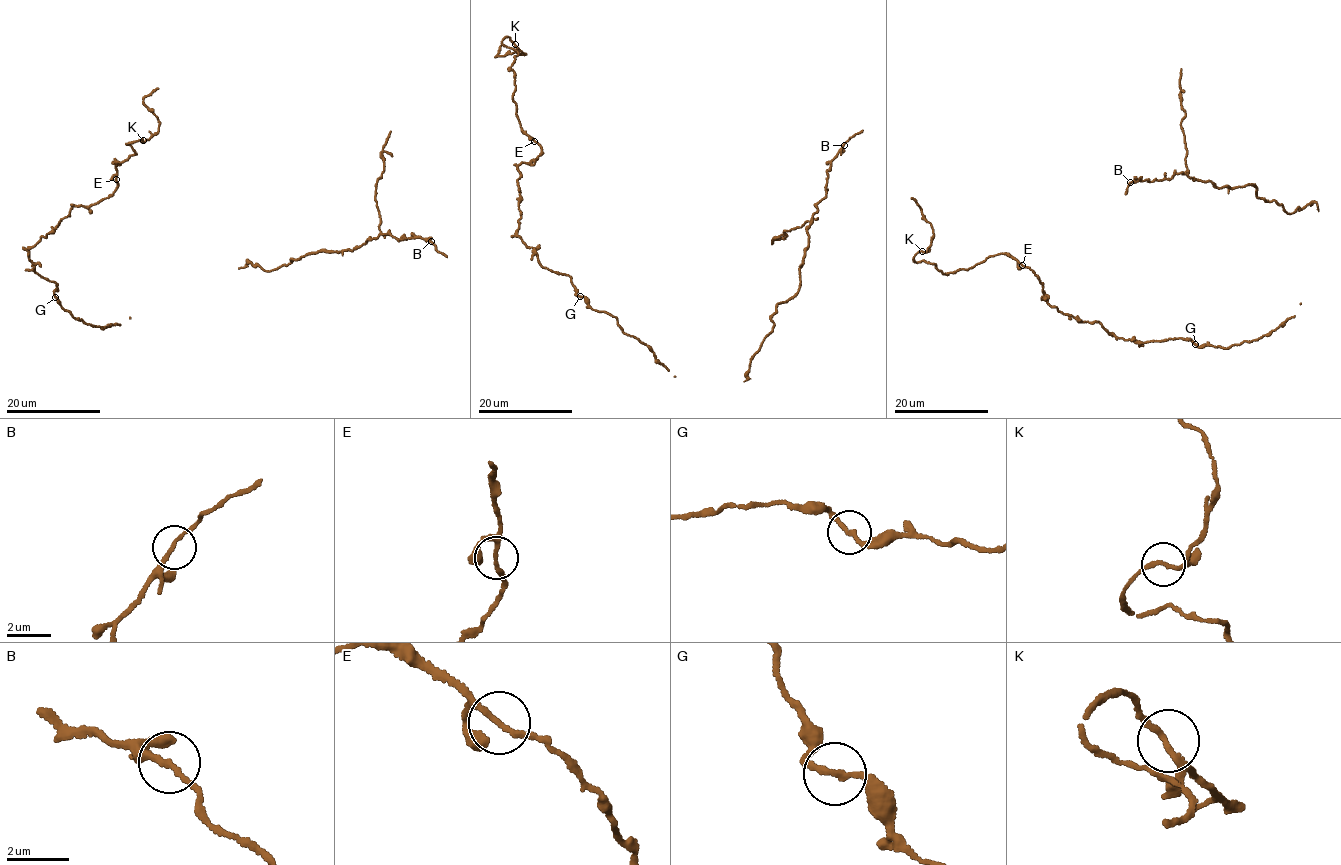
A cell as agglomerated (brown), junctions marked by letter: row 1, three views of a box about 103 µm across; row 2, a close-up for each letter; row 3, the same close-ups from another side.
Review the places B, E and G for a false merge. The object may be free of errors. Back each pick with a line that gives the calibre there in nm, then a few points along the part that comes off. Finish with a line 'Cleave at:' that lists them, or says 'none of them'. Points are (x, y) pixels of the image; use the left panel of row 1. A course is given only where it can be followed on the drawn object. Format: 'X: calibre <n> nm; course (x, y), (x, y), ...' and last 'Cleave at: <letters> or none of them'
Cleave at: none of them

